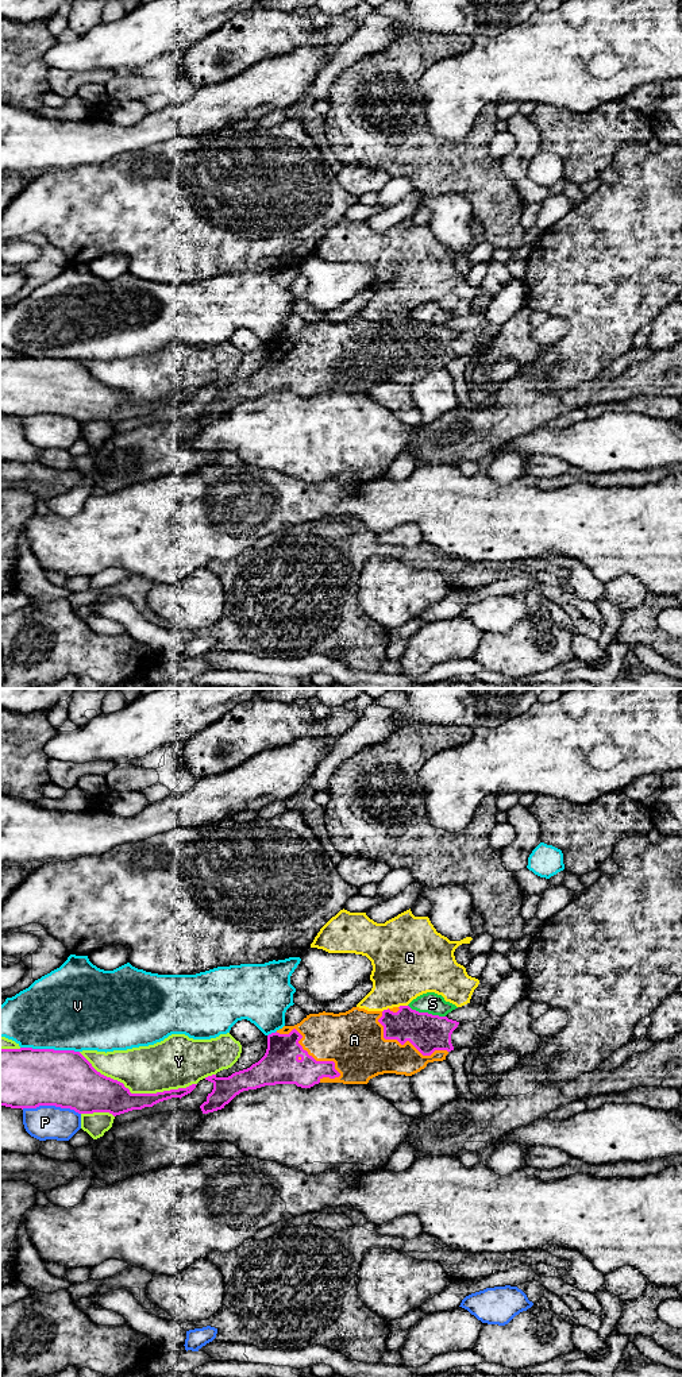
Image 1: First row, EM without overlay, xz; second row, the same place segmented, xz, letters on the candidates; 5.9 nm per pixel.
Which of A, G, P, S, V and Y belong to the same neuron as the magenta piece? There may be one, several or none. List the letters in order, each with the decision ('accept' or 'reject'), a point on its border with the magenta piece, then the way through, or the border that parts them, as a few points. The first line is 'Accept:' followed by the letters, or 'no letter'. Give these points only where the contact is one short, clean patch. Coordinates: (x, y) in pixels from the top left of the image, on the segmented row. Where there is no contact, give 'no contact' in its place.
Accept: A
A: accept; contact xz (305, 1050)
G: reject; contact xz (403, 1006)
P: reject; contact xz (51, 1104)
S: reject; contact xz (427, 1013)
V: reject; contact xz (50, 1049)
Y: reject; contact xz (138, 1094)

